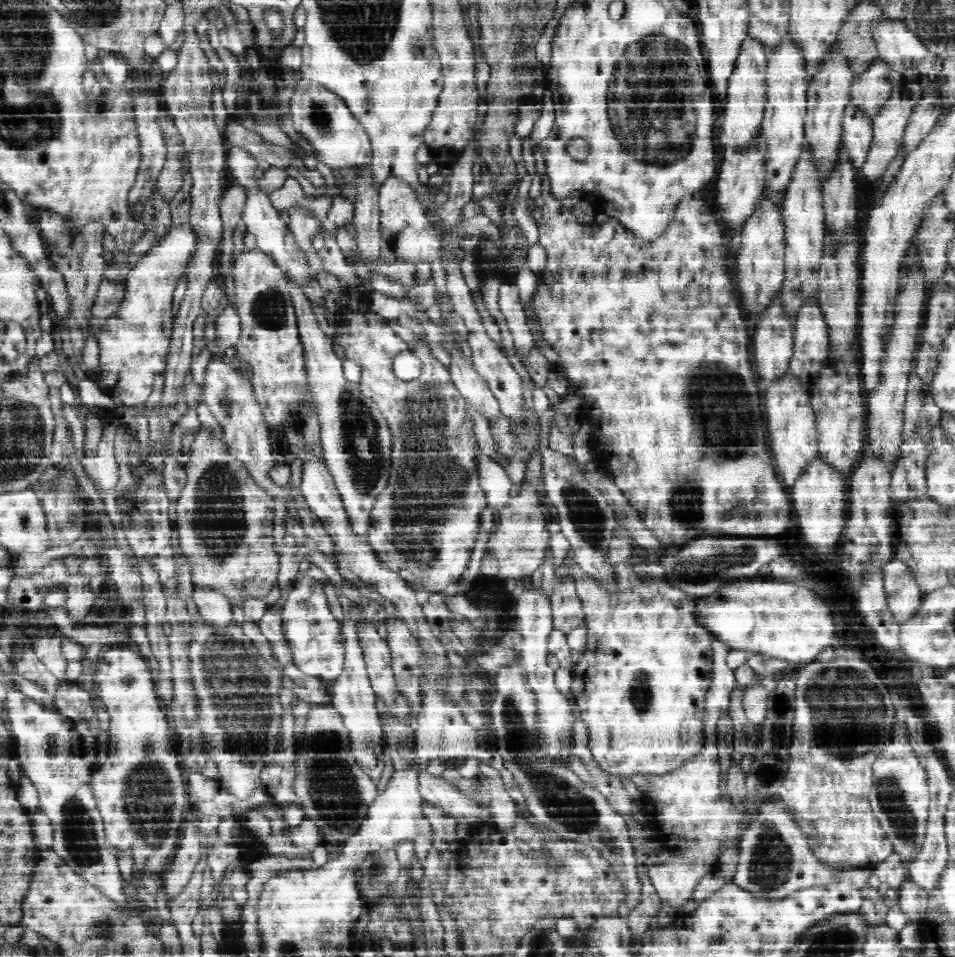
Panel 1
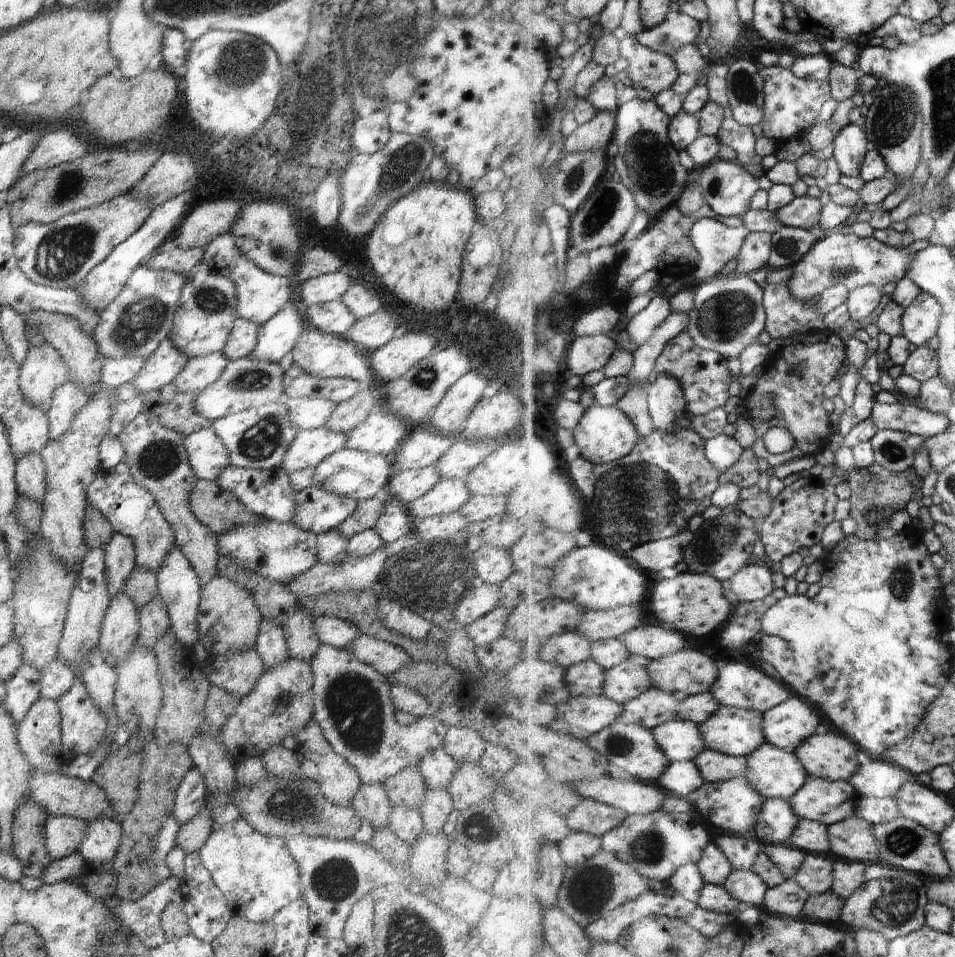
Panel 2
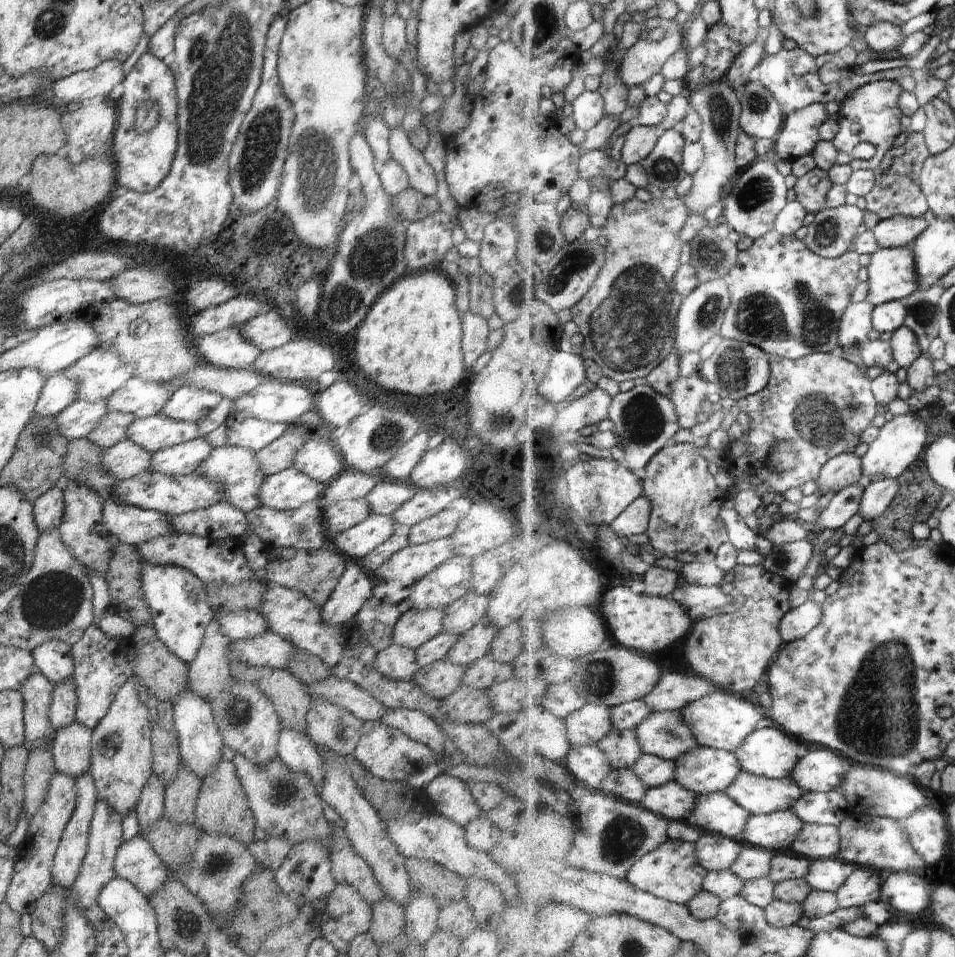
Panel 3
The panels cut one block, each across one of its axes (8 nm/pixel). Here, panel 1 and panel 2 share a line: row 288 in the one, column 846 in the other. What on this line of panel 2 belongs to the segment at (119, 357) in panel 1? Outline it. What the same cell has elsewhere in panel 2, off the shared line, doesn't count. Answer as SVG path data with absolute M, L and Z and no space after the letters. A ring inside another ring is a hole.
M862 122L850 123L834 139L834 156L843 174L860 177L872 142Z

